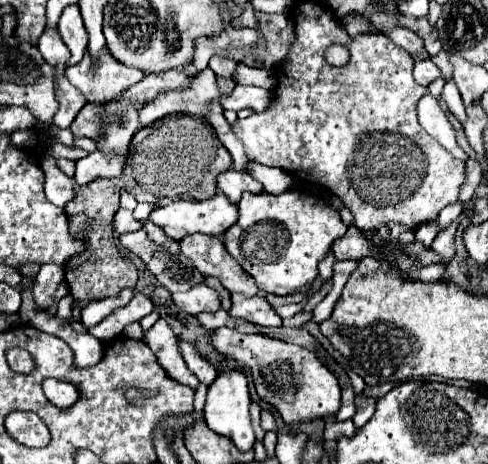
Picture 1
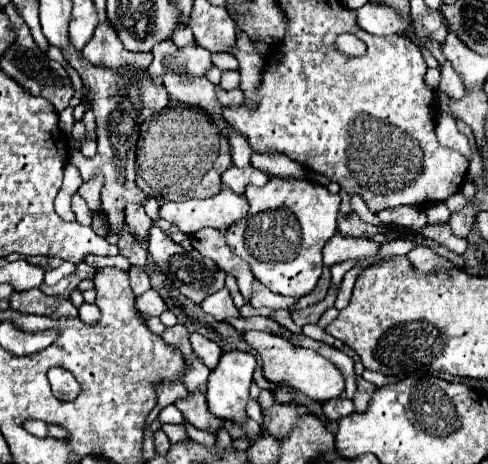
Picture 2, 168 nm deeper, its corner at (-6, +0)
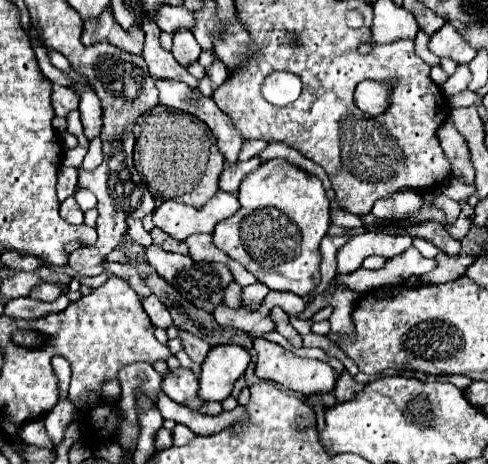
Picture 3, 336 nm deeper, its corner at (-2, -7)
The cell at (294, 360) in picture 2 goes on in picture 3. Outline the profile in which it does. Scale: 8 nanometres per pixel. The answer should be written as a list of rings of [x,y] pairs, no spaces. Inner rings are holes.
[[[255,338],[253,346],[257,350],[257,368],[255,374],[261,380],[273,380],[293,392],[299,392],[303,396],[311,396],[311,394],[323,394],[323,392],[331,392],[335,388],[335,372],[327,362],[321,360],[309,360],[309,358],[301,358],[295,356],[293,352],[281,348],[275,342],[267,342],[265,338]]]

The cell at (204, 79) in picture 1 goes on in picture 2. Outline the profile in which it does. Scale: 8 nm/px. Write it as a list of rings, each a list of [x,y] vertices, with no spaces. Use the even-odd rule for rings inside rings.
[[[163,41],[155,47],[153,55],[155,55],[155,59],[149,67],[149,73],[159,81],[161,81],[163,69],[173,69],[183,75],[201,77],[213,65],[211,53],[197,43],[177,47],[173,41]]]

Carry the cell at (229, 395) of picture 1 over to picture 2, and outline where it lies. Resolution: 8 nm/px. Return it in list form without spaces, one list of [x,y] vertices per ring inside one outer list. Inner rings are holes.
[[[243,351],[223,353],[207,379],[207,405],[211,413],[233,423],[243,423],[249,401],[249,385],[255,369],[255,357]]]

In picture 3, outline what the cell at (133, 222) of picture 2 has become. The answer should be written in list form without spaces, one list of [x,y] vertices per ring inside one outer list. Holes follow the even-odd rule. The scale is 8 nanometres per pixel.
[[[131,218],[131,220],[127,220],[127,234],[137,242],[137,244],[141,244],[141,246],[151,246],[153,244],[153,238],[151,238],[151,234],[143,228],[143,224],[141,224],[141,220],[135,220],[135,218]]]

